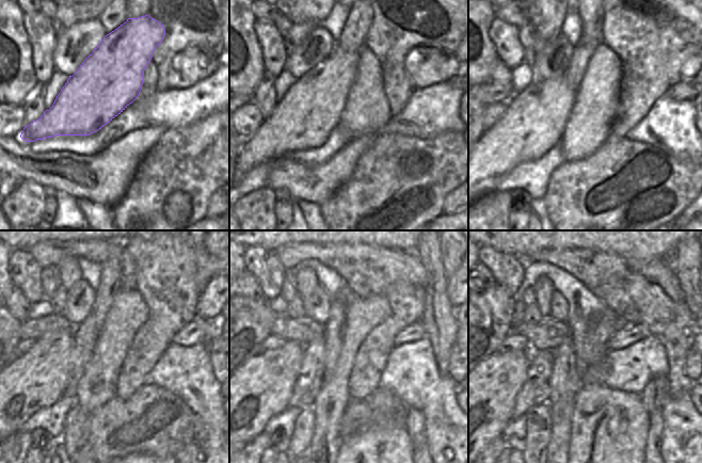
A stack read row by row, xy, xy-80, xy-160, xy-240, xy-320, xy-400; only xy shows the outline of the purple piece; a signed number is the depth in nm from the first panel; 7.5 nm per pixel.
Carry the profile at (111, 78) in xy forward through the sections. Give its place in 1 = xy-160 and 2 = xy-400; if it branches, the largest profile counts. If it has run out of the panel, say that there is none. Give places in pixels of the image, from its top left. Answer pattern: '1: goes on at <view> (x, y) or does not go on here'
1: goes on at xy-160 (535, 120)
2: goes on at xy-400 (490, 389)

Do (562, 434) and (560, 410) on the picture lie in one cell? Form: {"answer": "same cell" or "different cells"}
{"answer": "same cell"}

